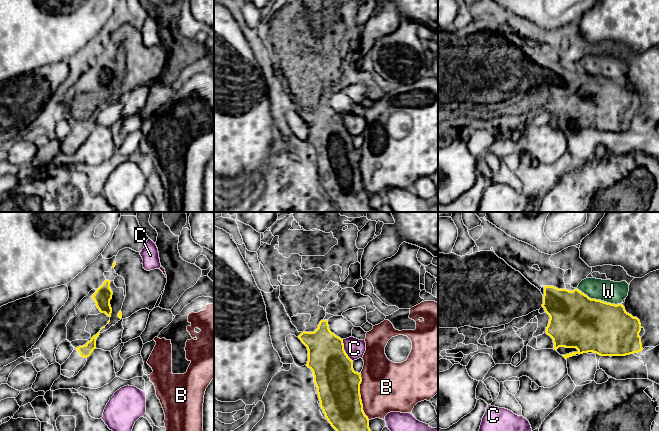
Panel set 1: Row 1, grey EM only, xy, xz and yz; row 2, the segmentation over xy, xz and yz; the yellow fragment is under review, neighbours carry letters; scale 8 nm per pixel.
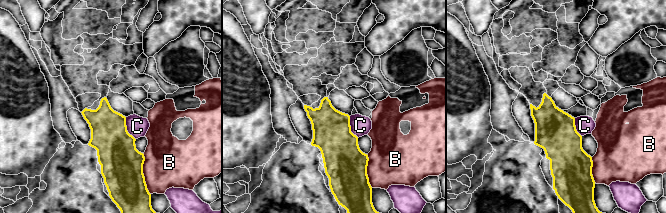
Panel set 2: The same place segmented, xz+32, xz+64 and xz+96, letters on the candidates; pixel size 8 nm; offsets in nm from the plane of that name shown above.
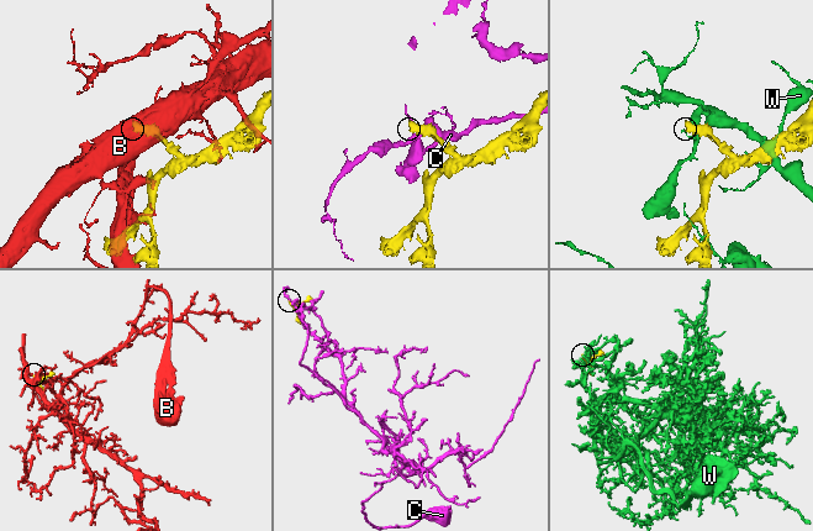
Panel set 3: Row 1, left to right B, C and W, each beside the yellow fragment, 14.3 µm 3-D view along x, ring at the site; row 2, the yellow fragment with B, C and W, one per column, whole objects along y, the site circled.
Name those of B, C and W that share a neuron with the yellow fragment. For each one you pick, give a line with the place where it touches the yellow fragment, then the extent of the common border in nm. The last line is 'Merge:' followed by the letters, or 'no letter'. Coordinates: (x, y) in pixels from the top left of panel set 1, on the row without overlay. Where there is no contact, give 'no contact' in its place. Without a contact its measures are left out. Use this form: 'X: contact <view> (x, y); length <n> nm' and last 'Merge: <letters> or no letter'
Merge: no letter

